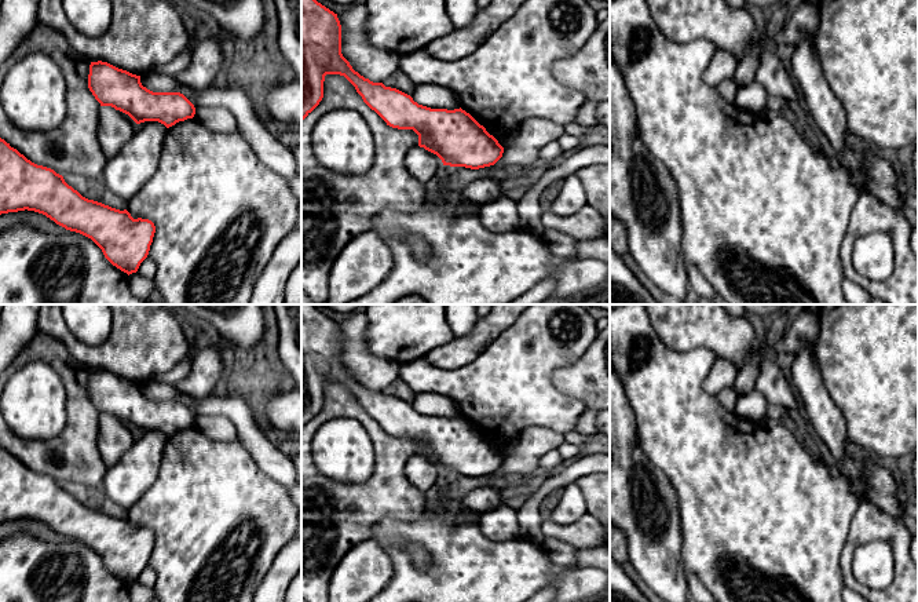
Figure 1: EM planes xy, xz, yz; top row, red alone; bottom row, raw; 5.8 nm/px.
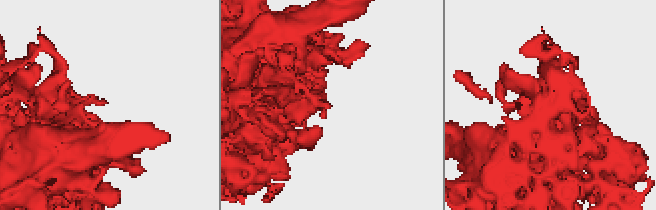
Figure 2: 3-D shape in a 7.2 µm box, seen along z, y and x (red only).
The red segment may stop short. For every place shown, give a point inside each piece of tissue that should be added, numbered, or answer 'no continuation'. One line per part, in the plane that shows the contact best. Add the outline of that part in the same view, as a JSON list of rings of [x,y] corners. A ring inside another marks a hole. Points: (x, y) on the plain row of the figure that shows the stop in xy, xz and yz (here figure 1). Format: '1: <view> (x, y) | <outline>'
no continuation

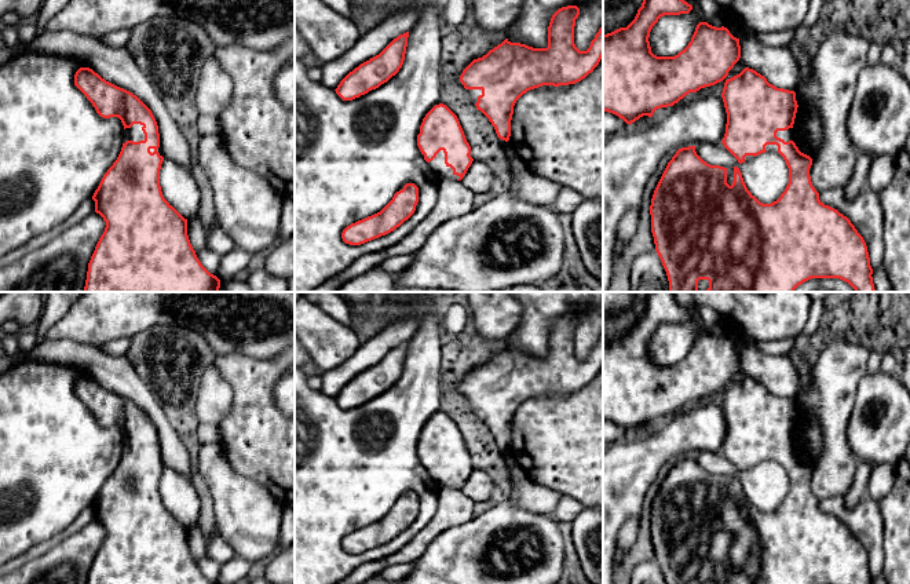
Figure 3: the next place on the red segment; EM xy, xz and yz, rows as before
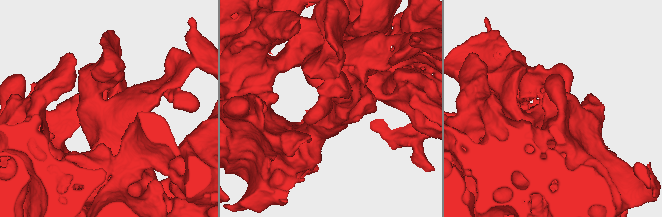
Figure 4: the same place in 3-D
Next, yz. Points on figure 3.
1: yz (786, 444) | [[[789,437],[786,439],[778,439],[776,445],[783,448],[785,450],[793,449],[794,450],[794,442],[793,442],[793,437]]]

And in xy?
1: xy (135, 441) | [[[134,432],[131,437],[125,437],[123,452],[125,452],[127,449],[134,449],[134,450],[145,449],[145,442],[142,439],[142,435],[143,434],[140,432]]]

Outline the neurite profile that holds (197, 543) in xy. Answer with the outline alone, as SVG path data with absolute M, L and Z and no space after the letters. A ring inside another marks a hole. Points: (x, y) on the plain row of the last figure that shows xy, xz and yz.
M198 525L187 529L187 544L195 561L207 556L207 539Z

